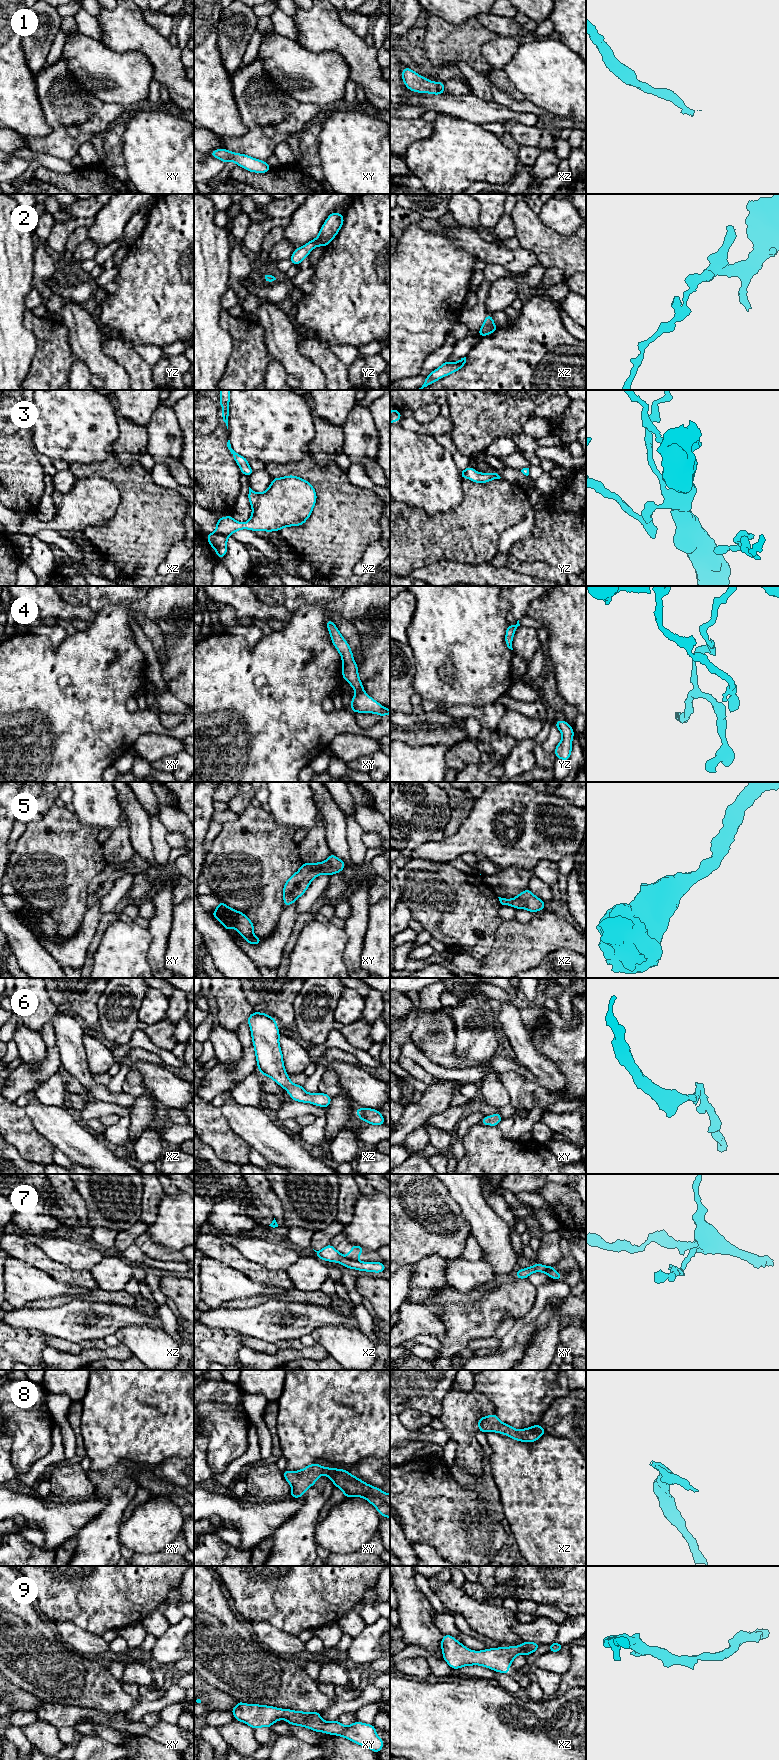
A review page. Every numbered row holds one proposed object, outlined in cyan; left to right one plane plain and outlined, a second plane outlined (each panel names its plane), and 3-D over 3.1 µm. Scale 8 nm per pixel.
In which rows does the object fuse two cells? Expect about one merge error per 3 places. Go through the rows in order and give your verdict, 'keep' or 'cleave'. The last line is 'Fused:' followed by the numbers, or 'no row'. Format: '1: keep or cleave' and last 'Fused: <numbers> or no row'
1: keep
2: keep
3: keep
4: keep
5: keep
6: keep
7: cleave
8: keep
9: keep
Fused: 7

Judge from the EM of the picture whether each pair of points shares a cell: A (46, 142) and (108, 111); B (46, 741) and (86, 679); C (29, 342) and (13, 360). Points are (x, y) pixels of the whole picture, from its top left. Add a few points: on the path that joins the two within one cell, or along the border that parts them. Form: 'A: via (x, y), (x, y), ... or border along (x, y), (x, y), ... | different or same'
A: via (61, 141), (72, 130), (80, 130), (93, 118) | same
B: via (51, 726), (52, 720), (76, 694) | same
C: via (25, 346), (15, 356) | same

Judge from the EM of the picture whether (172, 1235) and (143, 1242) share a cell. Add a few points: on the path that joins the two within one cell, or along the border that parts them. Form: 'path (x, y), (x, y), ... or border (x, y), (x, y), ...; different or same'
border (146, 1233), (154, 1243), (162, 1244), (172, 1251); different

